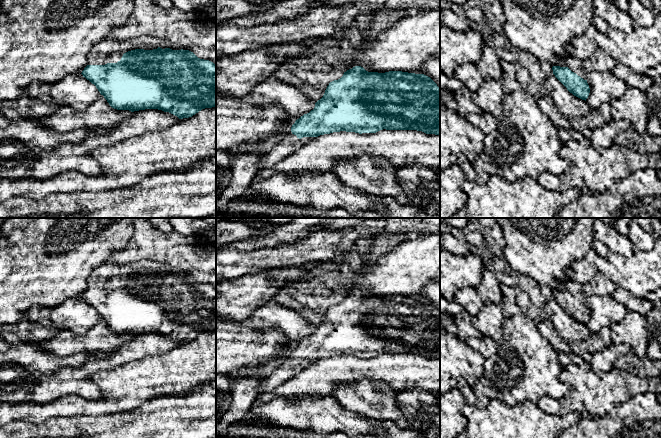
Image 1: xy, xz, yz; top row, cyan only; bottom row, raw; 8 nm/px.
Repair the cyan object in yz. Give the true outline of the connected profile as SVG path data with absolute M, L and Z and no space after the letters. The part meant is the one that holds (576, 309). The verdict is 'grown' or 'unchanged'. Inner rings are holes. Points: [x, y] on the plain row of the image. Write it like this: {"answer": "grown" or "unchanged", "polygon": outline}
{"answer": "grown", "polygon": "M569 268L565 272L566 280L559 290L553 290L553 298L574 320L585 324L588 322L590 312L587 307L587 295L583 285L575 280L574 271Z"}

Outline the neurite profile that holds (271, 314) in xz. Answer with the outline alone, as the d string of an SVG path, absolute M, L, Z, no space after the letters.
M274 299L258 307L248 318L247 324L261 330L278 327L295 344L313 334L316 327L308 316L280 305Z

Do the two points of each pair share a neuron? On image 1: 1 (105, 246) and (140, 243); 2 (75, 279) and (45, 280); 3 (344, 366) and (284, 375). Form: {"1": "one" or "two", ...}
{"1": "two", "2": "one", "3": "two"}

